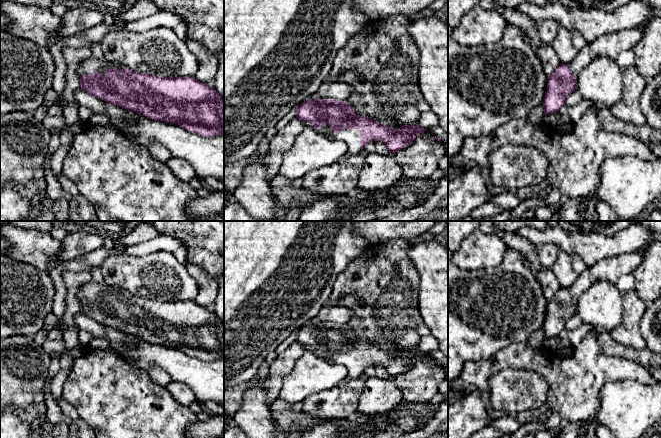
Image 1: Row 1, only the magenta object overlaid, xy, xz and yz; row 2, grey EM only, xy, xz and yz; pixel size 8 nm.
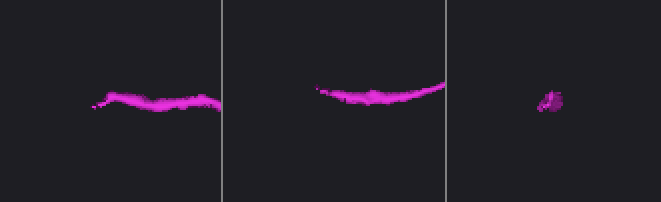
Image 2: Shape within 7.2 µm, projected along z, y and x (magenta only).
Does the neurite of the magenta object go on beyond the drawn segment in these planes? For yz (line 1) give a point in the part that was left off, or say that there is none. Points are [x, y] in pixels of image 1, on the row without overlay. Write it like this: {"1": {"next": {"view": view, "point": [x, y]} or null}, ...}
{"1": {"next": {"view": "yz", "point": [609, 269]}}}

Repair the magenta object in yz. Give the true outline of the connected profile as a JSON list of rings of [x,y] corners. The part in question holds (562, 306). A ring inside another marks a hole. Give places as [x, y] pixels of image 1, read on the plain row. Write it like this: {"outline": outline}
{"outline": [[[637,252],[607,257],[587,267],[568,289],[561,287],[548,302],[543,331],[545,338],[553,338],[565,329],[567,320],[577,313],[577,300],[589,287],[601,280],[611,283],[633,271],[643,262],[643,255]]]}

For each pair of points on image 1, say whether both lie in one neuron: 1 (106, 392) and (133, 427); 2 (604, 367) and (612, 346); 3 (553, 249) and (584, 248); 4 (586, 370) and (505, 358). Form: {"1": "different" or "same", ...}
{"1": "same", "2": "different", "3": "different", "4": "same"}

